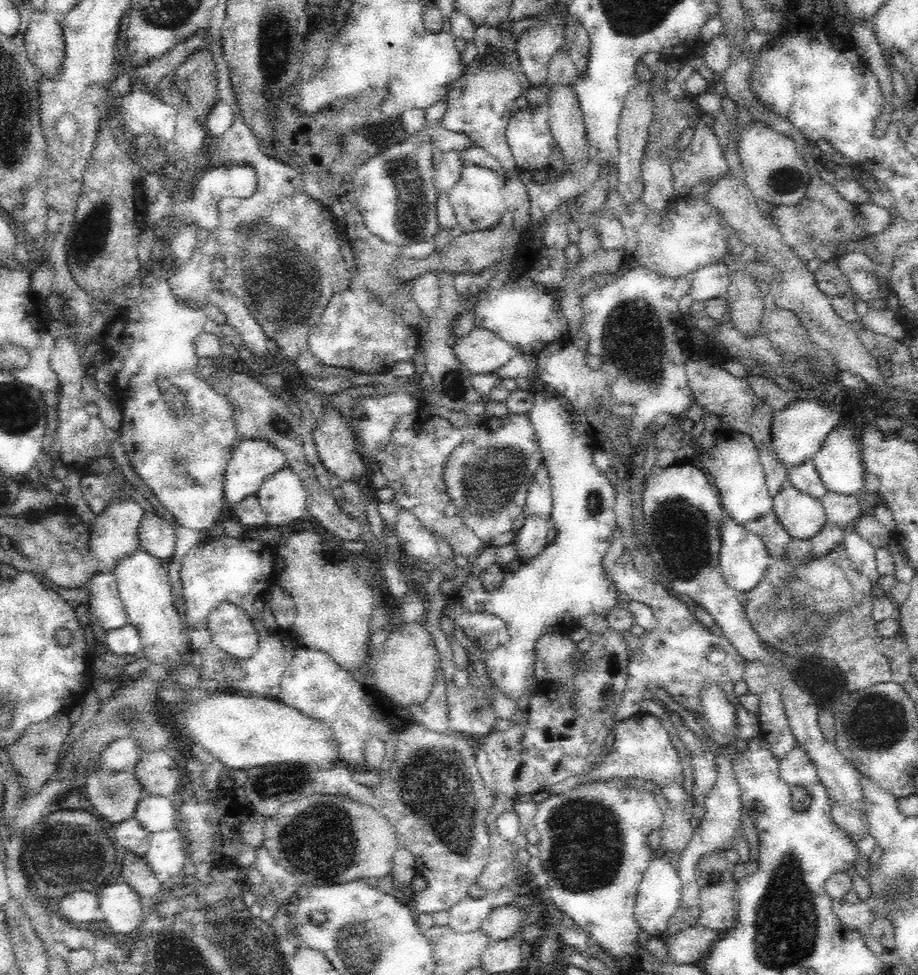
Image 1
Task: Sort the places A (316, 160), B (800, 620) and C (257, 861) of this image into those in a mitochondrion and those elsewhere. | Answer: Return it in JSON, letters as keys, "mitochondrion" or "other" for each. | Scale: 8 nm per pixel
{"A":"other","B":"mitochondrion","C":"other"}

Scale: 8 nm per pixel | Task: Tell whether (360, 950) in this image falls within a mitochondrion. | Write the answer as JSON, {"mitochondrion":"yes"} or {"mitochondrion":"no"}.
{"mitochondrion":"yes"}

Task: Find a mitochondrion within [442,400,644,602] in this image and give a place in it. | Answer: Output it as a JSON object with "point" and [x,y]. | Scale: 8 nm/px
{"point":[493,478]}

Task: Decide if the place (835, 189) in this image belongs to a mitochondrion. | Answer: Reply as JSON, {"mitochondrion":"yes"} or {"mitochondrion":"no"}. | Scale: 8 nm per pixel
{"mitochondrion":"no"}

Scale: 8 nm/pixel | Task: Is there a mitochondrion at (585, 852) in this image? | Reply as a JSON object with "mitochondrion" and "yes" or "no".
{"mitochondrion":"yes"}

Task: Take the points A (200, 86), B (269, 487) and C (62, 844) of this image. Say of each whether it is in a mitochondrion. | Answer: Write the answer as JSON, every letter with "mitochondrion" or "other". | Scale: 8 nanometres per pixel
{"A":"other","B":"other","C":"mitochondrion"}

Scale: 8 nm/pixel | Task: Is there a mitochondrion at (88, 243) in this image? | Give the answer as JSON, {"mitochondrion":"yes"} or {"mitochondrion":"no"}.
{"mitochondrion":"yes"}

